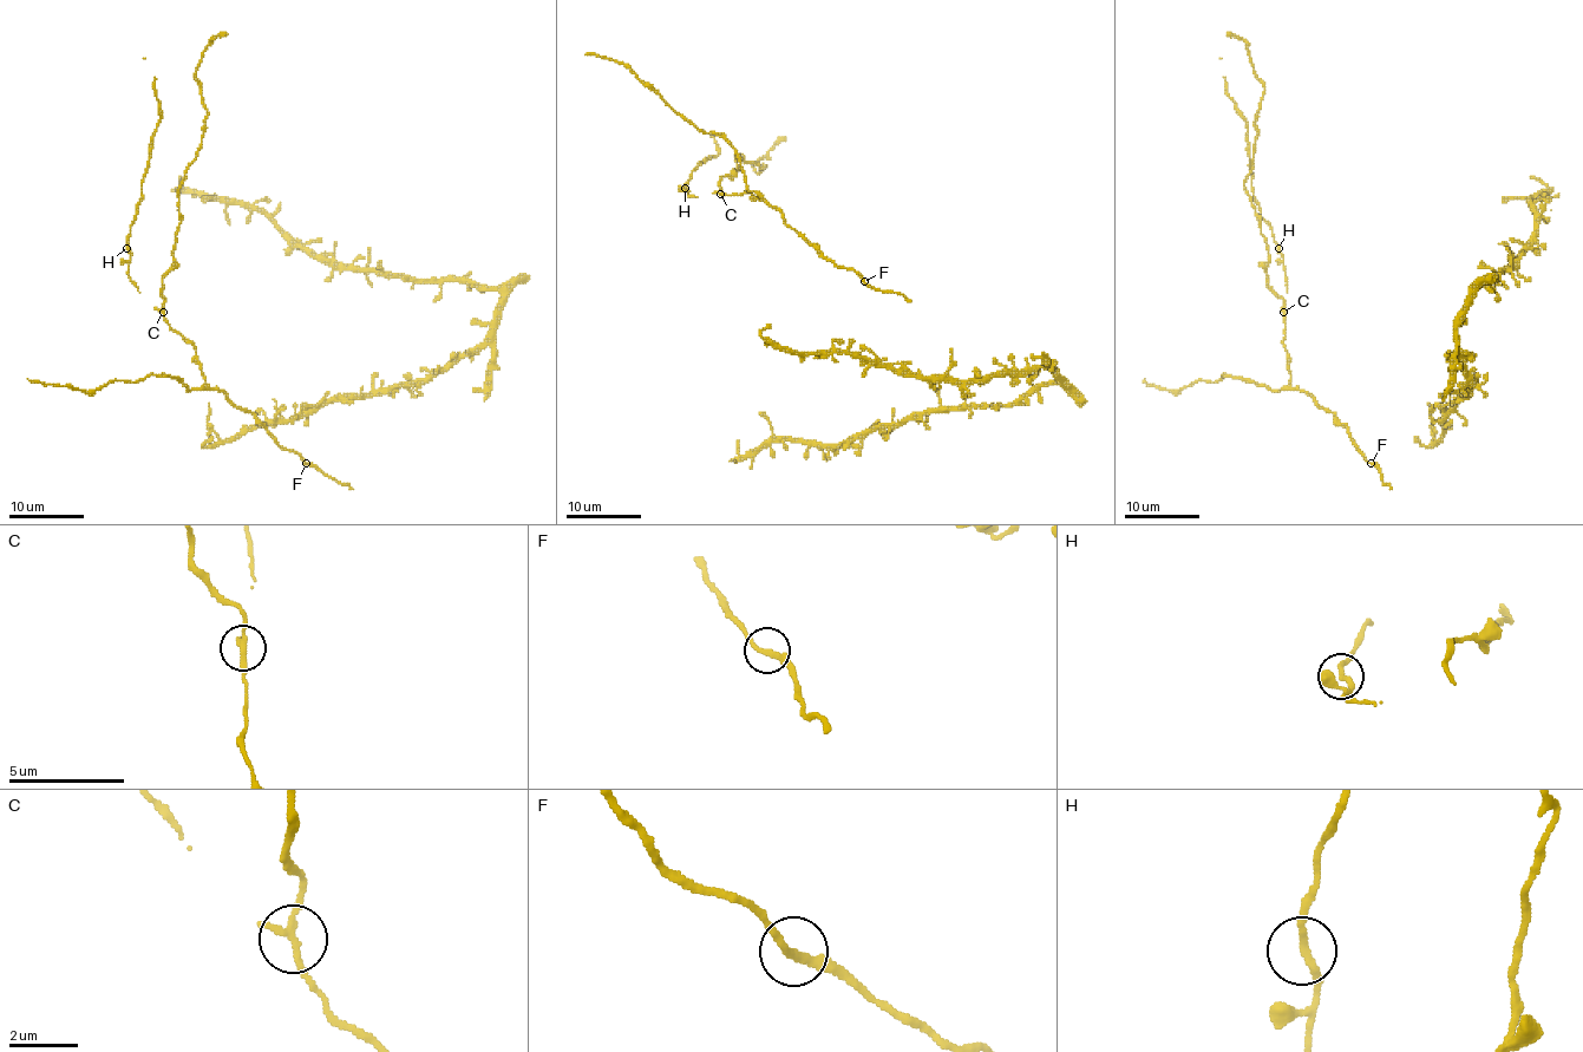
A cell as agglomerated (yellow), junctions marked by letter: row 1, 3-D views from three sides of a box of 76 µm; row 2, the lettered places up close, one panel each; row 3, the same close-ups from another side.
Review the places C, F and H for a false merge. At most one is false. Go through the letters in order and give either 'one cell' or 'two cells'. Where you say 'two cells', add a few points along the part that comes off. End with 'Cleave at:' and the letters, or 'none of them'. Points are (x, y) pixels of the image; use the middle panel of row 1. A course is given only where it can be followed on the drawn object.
C: two cells; course (720, 193), (720, 178), (731, 178), (739, 169), (739, 154), (765, 167), (759, 175), (753, 165), (785, 137)
F: one cell
H: one cell
Cleave at: C

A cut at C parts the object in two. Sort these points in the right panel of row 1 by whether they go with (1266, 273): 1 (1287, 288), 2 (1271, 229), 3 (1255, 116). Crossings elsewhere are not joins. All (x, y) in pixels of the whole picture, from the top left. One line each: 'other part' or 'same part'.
1: other part
2: other part
3: same part

